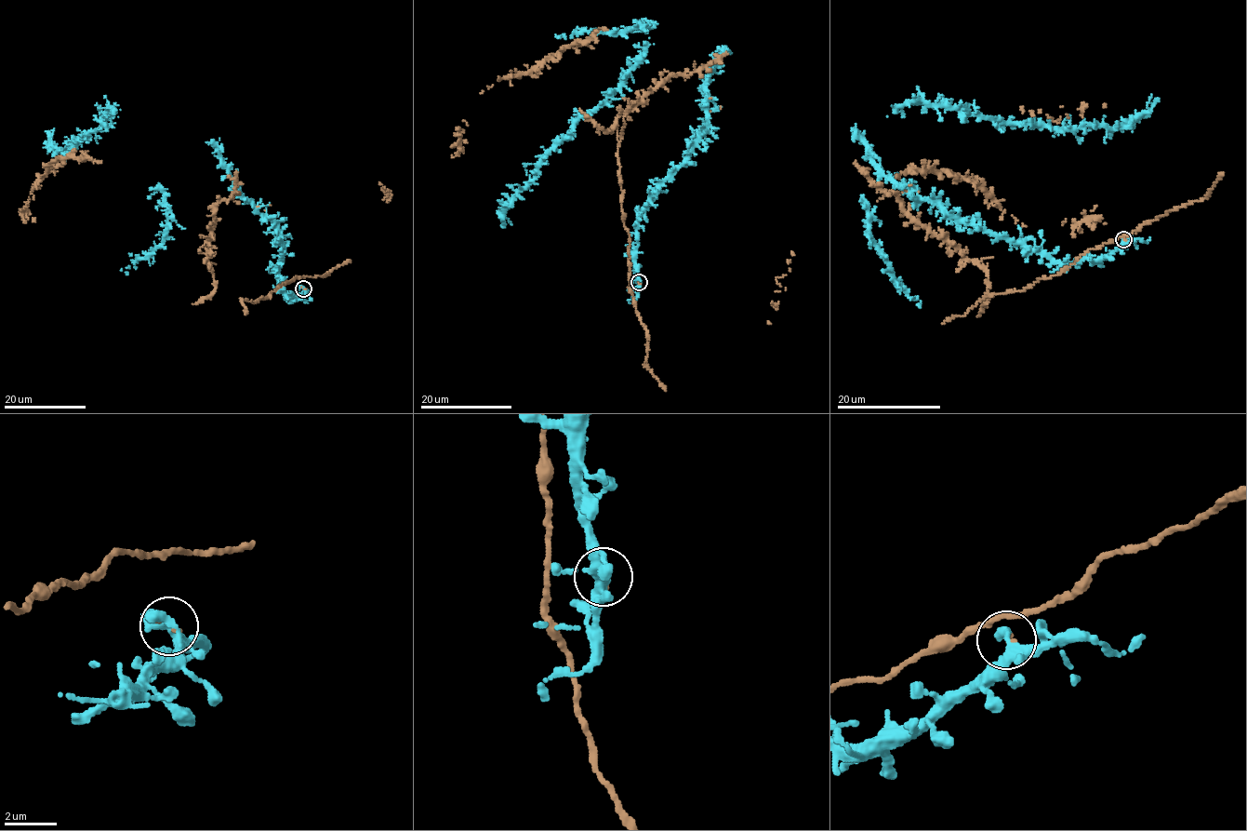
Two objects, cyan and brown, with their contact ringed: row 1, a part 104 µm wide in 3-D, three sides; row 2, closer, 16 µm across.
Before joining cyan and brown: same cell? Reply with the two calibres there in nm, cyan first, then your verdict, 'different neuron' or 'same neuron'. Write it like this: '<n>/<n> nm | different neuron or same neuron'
320/150 nm | same neuron

